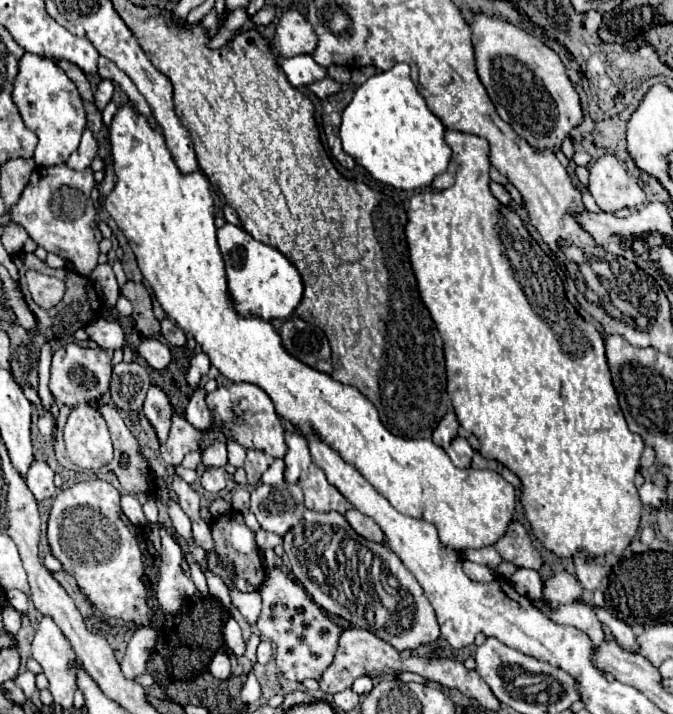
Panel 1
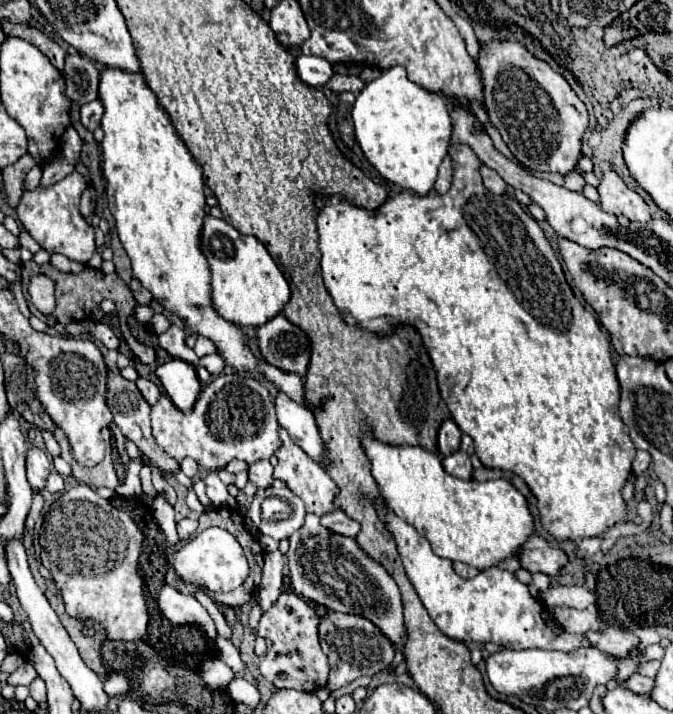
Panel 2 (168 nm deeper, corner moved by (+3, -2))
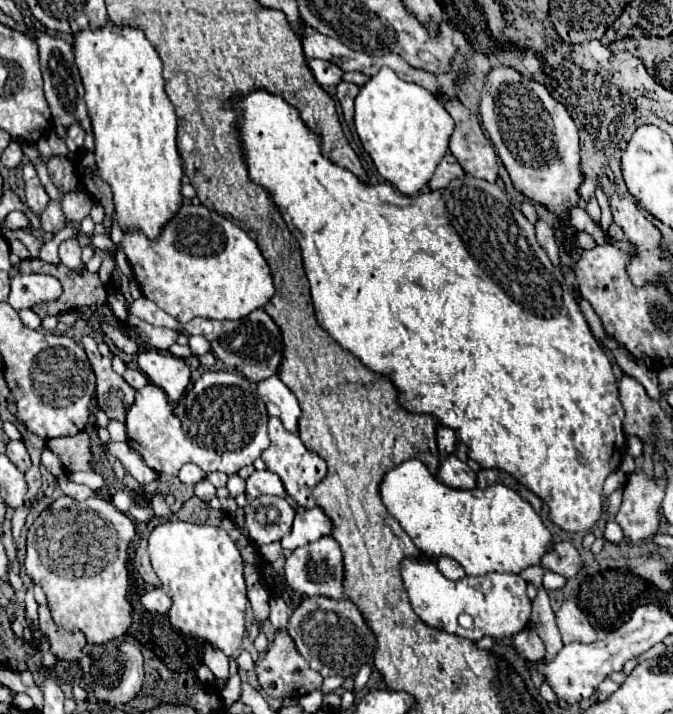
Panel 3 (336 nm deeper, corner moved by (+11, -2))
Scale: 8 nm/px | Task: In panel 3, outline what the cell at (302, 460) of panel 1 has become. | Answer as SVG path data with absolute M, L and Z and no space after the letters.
M269 418L269 438L271 438L271 446L269 446L267 450L263 450L263 454L261 454L265 466L267 466L271 472L279 474L279 478L281 478L283 484L285 484L287 494L289 494L299 506L303 506L303 508L313 508L313 506L315 506L315 500L313 500L313 496L311 496L311 488L325 478L325 474L327 474L325 460L323 460L317 452L305 448L305 444L301 442L301 438L299 438L297 434L285 430L285 426L283 426L283 422L281 422L279 418Z

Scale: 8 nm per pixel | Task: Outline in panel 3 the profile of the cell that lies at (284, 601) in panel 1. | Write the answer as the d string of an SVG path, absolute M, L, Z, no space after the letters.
M287 630L277 632L273 644L269 646L269 650L257 660L255 664L255 672L259 676L259 684L261 688L271 696L271 698L299 698L303 694L309 694L313 690L319 690L323 684L323 676L317 674L315 670L309 668L309 664L305 662L305 658L295 650L293 640L289 638Z

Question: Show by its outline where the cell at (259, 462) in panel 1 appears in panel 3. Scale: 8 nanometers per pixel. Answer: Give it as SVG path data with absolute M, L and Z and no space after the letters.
M255 470L249 478L247 478L247 496L251 498L257 498L261 494L273 494L273 496L279 496L279 498L285 498L287 492L283 488L283 482L277 474L269 472L269 470Z

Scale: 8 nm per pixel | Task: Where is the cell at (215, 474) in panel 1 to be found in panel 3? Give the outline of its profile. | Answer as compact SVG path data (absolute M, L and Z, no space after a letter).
M201 480L195 484L195 494L203 500L203 502L209 502L213 496L215 496L215 486L209 482L209 480Z

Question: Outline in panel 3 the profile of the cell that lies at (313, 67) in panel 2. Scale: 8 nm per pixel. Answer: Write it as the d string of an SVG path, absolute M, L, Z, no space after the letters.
M311 58L311 60L307 60L307 62L309 62L309 68L311 68L315 80L317 80L323 88L327 88L327 86L337 86L337 84L343 80L343 74L345 74L345 72L343 72L337 64L325 62L325 60L317 60L317 58Z

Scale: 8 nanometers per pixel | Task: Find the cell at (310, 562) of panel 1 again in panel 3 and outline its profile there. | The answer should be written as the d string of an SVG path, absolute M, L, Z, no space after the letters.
M323 536L307 546L295 548L293 554L285 562L285 580L287 584L303 594L303 596L327 596L341 598L343 596L343 556L339 544L331 536Z

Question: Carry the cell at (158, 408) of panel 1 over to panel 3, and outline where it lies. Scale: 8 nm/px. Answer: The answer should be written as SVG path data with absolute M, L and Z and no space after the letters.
M127 368L125 374L123 374L123 378L125 378L125 382L131 384L135 390L139 390L139 388L143 388L143 386L147 384L147 376L145 376L141 370L137 370L137 368Z

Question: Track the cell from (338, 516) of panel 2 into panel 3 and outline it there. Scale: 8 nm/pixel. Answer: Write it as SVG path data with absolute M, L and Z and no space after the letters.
M315 506L311 510L305 510L303 514L295 514L291 532L281 540L281 546L295 550L327 534L331 534L331 520L319 506Z

